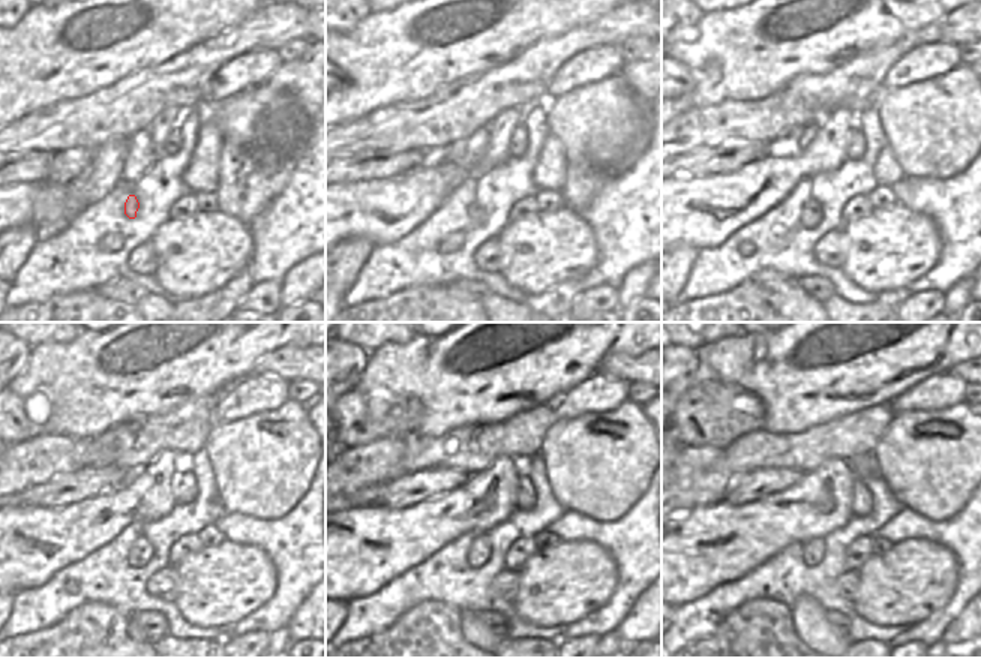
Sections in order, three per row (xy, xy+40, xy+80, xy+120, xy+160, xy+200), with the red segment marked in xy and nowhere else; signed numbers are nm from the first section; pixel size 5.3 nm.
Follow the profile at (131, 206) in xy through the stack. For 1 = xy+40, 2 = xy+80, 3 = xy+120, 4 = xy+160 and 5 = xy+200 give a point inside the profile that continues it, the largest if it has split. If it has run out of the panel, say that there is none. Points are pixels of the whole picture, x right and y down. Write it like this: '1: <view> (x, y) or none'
1: xy+40 (476, 215)
2: xy+80 (812, 215)
3: xy+120 (140, 553)
4: xy+160 (479, 552)
5: xy+200 (813, 550)

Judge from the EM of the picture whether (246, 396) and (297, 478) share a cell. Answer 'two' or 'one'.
two

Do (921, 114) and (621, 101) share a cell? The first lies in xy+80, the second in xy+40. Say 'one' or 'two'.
one

